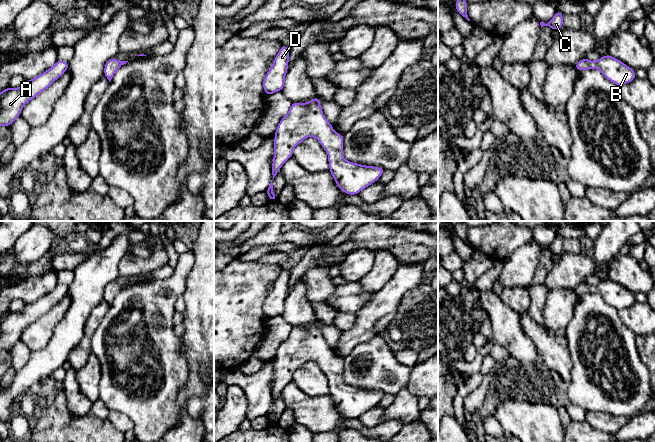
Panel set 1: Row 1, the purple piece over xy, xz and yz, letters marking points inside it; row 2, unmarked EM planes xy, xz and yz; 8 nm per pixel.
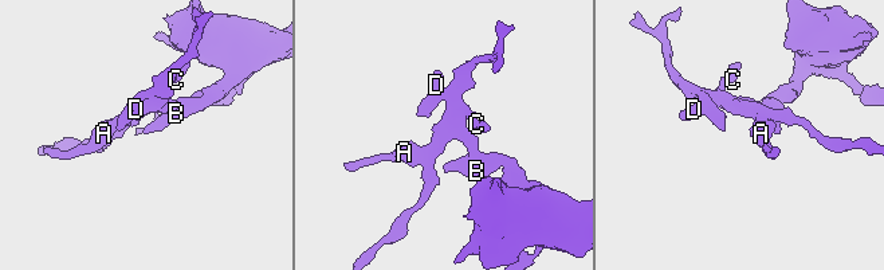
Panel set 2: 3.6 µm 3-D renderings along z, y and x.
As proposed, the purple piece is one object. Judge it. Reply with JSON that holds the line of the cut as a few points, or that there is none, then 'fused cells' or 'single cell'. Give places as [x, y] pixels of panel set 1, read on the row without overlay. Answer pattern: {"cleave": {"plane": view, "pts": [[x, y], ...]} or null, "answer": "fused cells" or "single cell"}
{"cleave": null, "answer": "single cell"}

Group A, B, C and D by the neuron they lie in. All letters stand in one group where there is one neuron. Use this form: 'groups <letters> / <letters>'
groups A B C D

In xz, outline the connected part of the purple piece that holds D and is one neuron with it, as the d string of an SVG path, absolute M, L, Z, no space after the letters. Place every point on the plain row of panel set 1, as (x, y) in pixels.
M282 268L278 278L273 283L272 291L263 303L263 313L266 320L283 314L288 295L289 278L290 272Z

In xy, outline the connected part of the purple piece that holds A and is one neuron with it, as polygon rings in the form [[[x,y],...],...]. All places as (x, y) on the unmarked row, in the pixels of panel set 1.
[[[58,284],[51,292],[37,301],[26,304],[19,312],[8,311],[0,316],[0,350],[9,351],[26,327],[45,315],[69,292],[69,286]]]

